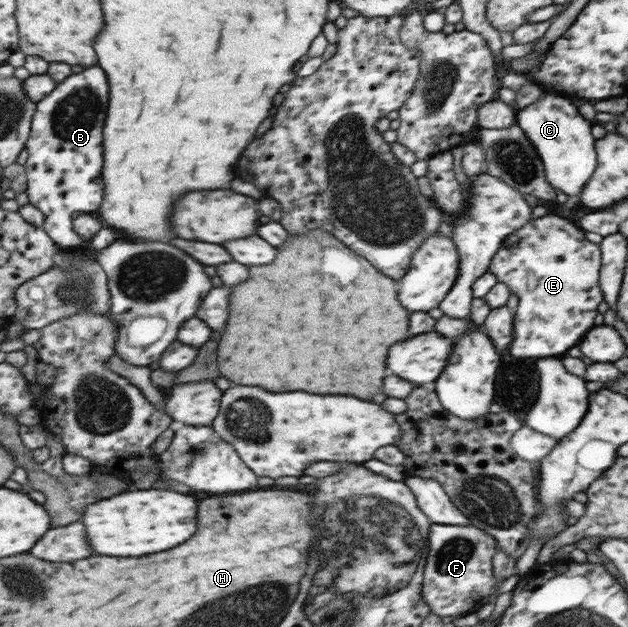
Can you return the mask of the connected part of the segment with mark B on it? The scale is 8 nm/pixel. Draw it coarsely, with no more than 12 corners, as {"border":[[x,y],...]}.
{"border":[[101,66],[38,102],[29,202],[62,249],[103,202],[109,78]]}

